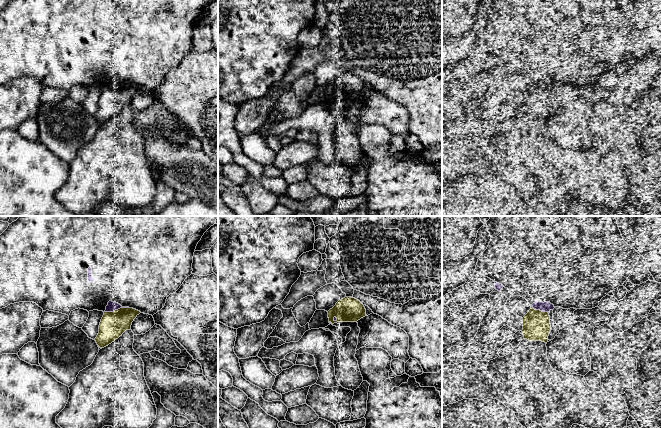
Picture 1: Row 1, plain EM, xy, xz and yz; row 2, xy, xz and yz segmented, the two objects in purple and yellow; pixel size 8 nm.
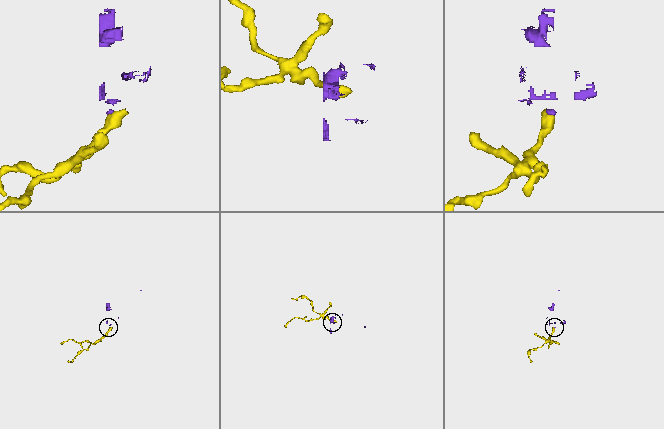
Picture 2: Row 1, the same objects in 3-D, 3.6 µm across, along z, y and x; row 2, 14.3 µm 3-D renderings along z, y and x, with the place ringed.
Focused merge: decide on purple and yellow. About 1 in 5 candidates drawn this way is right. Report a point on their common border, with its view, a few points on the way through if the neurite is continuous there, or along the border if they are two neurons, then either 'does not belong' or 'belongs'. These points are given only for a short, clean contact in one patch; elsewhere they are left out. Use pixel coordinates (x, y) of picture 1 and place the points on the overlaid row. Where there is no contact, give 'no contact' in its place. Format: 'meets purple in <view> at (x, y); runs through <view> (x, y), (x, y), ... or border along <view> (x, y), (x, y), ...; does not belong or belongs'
meets purple in xy at (116, 309); does not belong

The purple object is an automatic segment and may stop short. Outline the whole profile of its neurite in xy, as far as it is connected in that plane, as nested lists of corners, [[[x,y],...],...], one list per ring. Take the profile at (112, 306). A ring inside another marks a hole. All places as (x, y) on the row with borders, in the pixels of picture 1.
[[[20,216],[16,221],[9,224],[8,228],[0,235],[0,309],[14,303],[34,302],[41,307],[43,311],[49,310],[68,316],[73,310],[78,308],[87,310],[88,312],[93,310],[114,312],[120,308],[133,308],[141,313],[153,316],[165,306],[167,297],[175,293],[185,279],[192,274],[192,263],[196,246],[204,233],[216,223],[216,219],[217,216]]]

